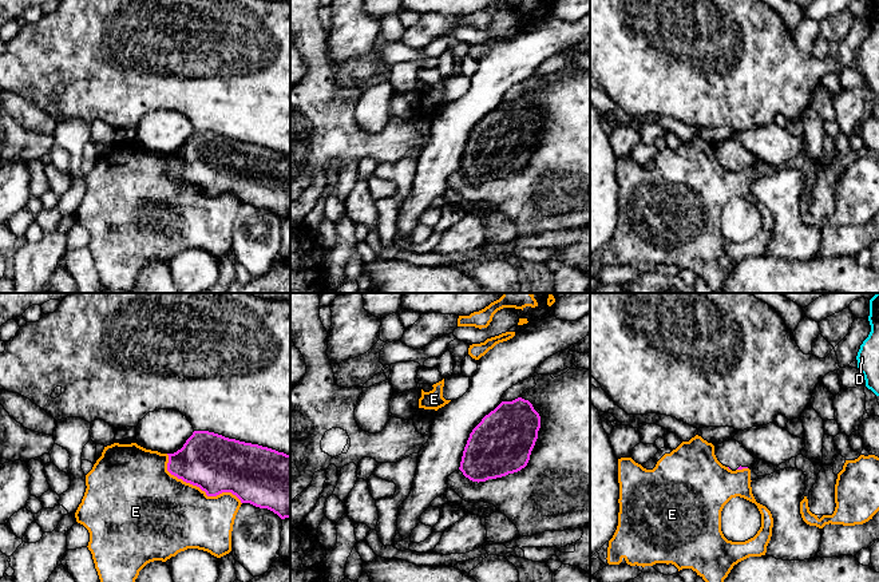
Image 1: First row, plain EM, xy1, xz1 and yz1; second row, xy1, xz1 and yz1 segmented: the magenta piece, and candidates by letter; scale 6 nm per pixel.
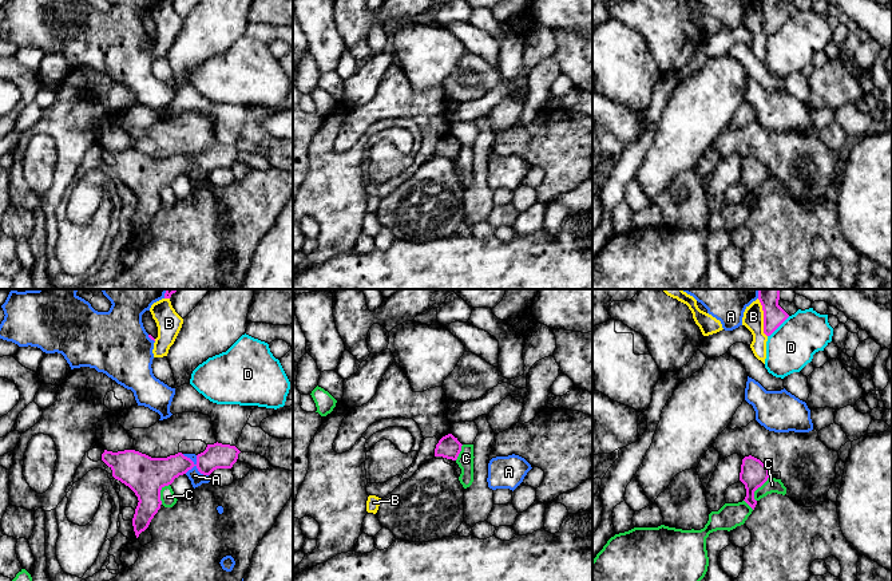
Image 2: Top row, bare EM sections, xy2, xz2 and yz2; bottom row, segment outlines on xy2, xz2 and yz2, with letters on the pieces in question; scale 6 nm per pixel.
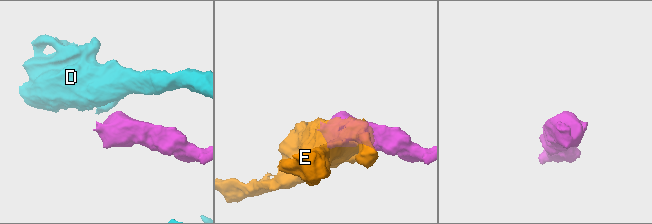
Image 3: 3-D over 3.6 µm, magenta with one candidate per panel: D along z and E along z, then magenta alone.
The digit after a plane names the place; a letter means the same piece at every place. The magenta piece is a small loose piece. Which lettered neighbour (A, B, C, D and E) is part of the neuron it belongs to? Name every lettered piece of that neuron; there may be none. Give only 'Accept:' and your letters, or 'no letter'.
Accept: no letter

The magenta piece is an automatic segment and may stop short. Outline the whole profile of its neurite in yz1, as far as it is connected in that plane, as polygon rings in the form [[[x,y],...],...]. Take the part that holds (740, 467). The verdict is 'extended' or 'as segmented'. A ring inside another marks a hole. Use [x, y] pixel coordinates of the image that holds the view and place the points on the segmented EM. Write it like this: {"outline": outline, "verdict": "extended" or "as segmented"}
{"outline": [[[736,440],[714,446],[714,455],[722,466],[732,471],[751,468],[755,463],[755,458]]], "verdict": "extended"}

